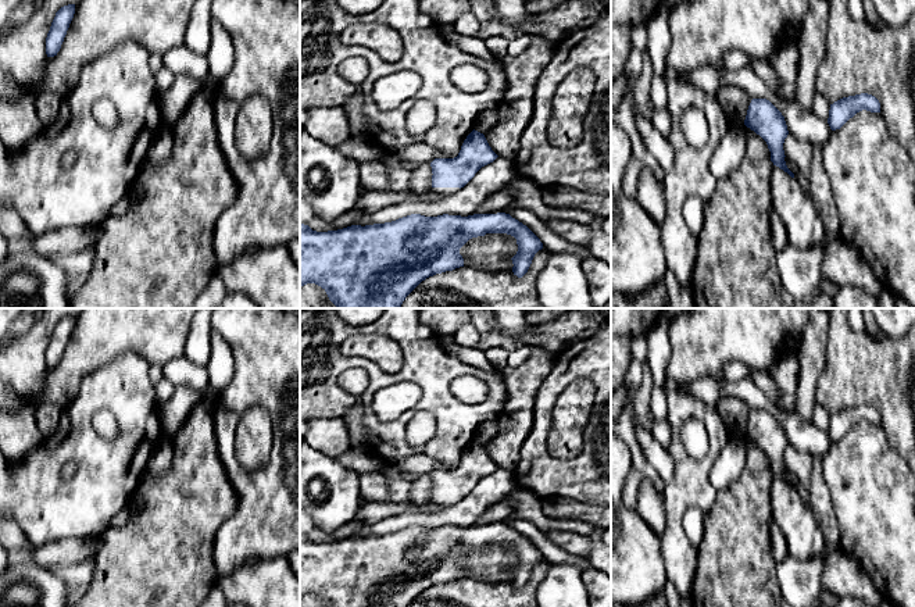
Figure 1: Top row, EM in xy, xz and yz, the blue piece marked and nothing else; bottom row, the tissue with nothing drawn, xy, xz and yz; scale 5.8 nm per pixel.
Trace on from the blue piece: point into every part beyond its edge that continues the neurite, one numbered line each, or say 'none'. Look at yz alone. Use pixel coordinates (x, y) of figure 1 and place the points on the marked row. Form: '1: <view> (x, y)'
none

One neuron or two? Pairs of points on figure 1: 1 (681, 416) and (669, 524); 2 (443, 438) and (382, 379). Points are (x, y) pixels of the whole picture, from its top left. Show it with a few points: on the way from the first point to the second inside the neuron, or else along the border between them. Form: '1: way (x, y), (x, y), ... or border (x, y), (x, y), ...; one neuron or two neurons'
1: way (675, 442), (681, 457), (681, 495), (678, 497); one neuron
2: way (443, 414), (436, 395), (418, 377), (406, 377); one neuron

